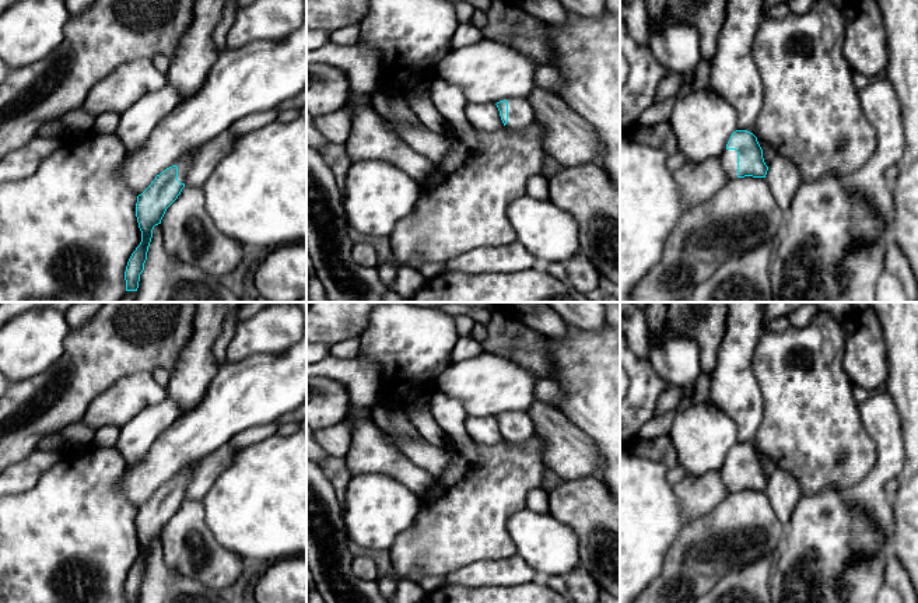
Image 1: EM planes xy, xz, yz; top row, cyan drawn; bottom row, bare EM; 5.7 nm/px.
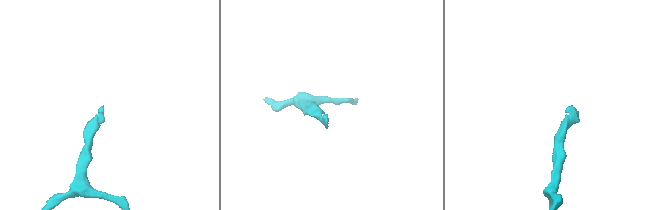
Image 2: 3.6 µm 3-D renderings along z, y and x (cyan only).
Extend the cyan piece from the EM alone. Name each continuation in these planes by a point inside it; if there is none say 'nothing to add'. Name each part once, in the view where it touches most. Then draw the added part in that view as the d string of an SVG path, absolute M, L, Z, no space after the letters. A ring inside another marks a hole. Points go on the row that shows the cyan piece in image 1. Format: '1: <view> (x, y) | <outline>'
1: yz (729, 158) | M725 148L719 158L726 172L728 180L737 179L737 151Z

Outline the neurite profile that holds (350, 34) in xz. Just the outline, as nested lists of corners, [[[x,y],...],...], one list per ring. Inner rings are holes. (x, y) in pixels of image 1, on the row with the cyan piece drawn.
[[[360,24],[346,25],[330,34],[330,41],[337,45],[355,45],[361,39]]]

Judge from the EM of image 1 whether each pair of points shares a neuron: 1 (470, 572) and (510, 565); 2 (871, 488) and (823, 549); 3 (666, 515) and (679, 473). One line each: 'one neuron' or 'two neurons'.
1: one neuron
2: two neurons
3: two neurons

